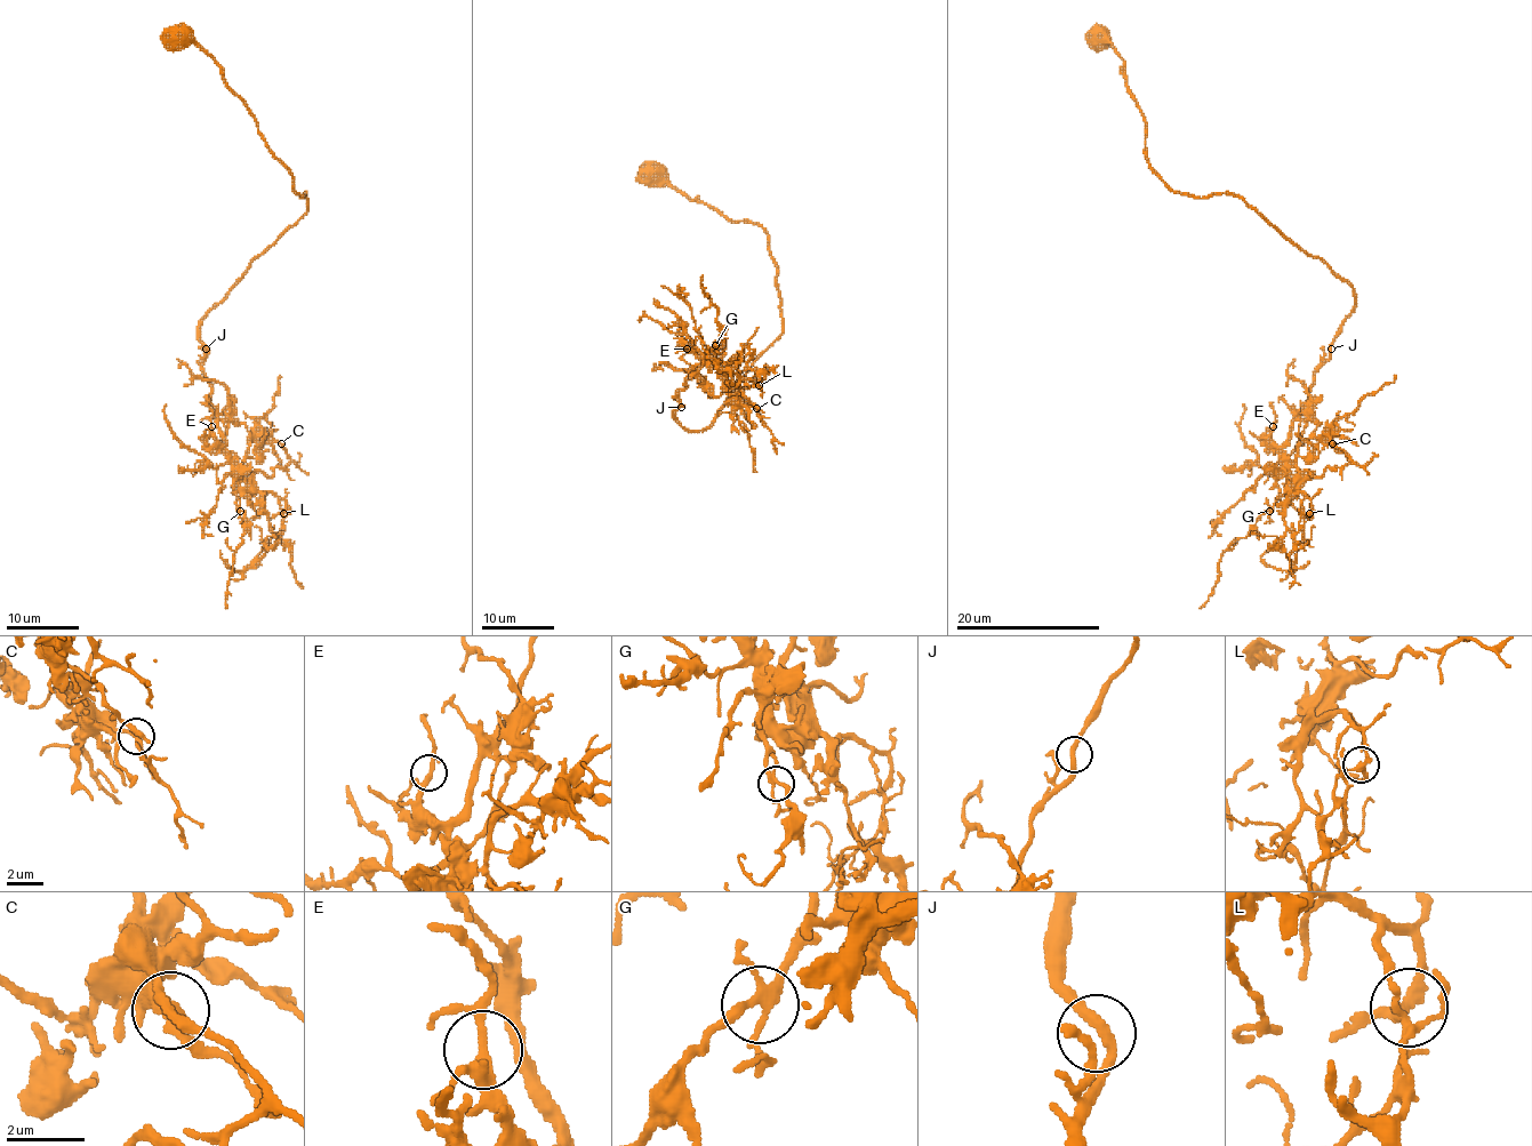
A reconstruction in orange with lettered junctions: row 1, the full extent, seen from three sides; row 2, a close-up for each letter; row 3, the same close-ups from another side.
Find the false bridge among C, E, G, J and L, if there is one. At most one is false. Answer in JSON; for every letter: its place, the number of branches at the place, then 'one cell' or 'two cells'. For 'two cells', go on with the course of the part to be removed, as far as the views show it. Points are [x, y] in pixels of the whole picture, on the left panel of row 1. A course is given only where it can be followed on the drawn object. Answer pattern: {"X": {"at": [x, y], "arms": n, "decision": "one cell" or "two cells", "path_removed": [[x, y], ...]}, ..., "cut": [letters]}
{"C": {"at": [281, 443], "arms": 3, "decision": "one cell"}, "E": {"at": [211, 426], "arms": 4, "decision": "one cell"}, "G": {"at": [240, 511], "arms": 4, "decision": "one cell"}, "J": {"at": [206, 349], "arms": 2, "decision": "one cell"}, "L": {"at": [283, 513], "arms": 3, "decision": "two cells", "path_removed": [[283, 512], [281, 529], [243, 570], [227, 567], [219, 551]]}, "cut": ["L"]}

